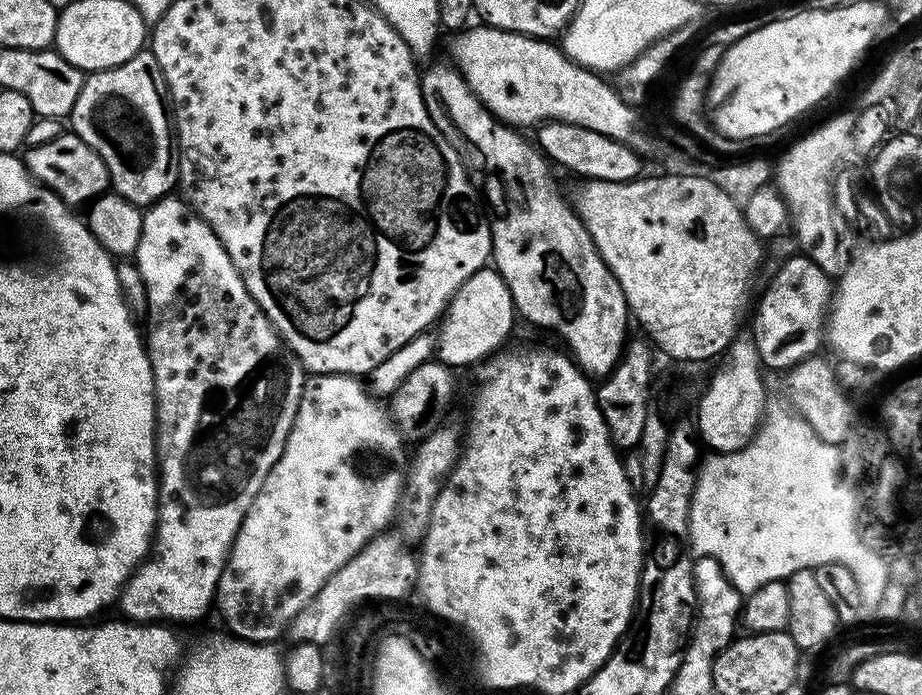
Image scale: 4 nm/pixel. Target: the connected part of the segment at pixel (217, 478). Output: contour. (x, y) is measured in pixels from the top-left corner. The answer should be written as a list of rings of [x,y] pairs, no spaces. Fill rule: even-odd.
[[[169,202],[160,208],[151,209],[144,216],[144,229],[140,232],[136,255],[131,260],[134,269],[141,274],[148,299],[146,347],[156,391],[156,454],[158,457],[158,523],[152,549],[140,567],[133,572],[118,597],[118,605],[120,604],[121,610],[128,615],[125,617],[132,622],[200,620],[207,614],[208,607],[210,609],[213,607],[216,599],[216,587],[220,581],[224,564],[228,560],[228,553],[232,551],[232,543],[236,540],[238,530],[244,521],[244,515],[250,510],[266,474],[282,454],[284,443],[296,417],[296,408],[300,404],[299,395],[302,391],[299,383],[292,384],[292,380],[296,380],[302,375],[301,369],[294,363],[293,357],[284,341],[280,339],[280,335],[277,334],[274,325],[265,318],[264,311],[258,306],[258,302],[254,302],[254,298],[246,290],[238,270],[224,264],[220,259],[220,253],[216,250],[216,241],[183,207],[181,208],[176,205],[176,202]],[[268,396],[280,396],[280,404],[264,404],[267,402]],[[232,448],[244,448],[244,452],[248,452],[248,456],[244,456],[244,452],[236,452],[236,456],[240,456],[240,472],[228,472],[228,468],[232,468],[232,464],[228,464],[228,452],[232,452]]]

